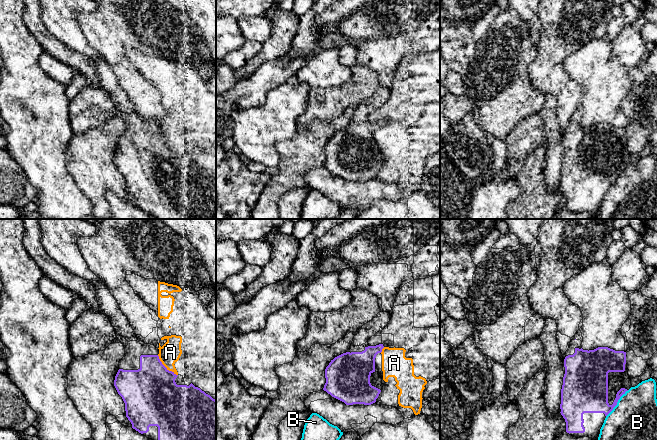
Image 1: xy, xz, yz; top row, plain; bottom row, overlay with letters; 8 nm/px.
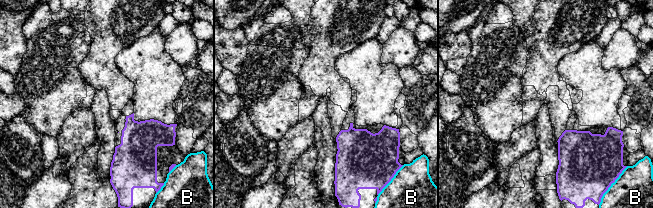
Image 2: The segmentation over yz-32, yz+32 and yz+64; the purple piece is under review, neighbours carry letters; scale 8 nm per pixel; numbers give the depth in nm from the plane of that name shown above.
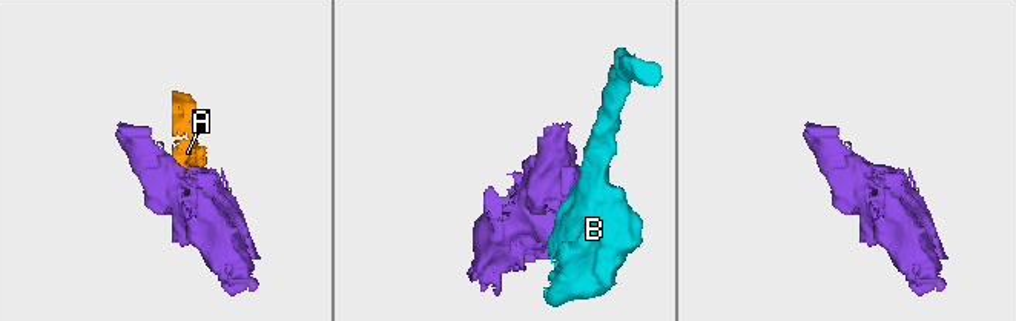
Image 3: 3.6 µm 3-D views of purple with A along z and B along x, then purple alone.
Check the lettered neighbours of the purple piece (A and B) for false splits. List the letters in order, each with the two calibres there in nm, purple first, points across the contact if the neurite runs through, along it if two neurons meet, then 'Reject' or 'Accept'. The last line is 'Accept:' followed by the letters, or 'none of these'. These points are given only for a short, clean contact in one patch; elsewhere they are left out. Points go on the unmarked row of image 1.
A: Thickness 440 nm (purple) against 170 nm. Reject
B: Thickness 340 nm (purple) against 440 nm. Reject
Accept: none of these

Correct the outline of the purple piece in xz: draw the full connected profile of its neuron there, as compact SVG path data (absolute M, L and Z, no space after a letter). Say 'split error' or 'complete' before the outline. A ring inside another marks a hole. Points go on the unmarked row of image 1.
split error; M383 120L365 123L362 128L346 128L335 133L325 145L323 166L340 179L371 181L382 167L382 154L375 147L375 134Z

